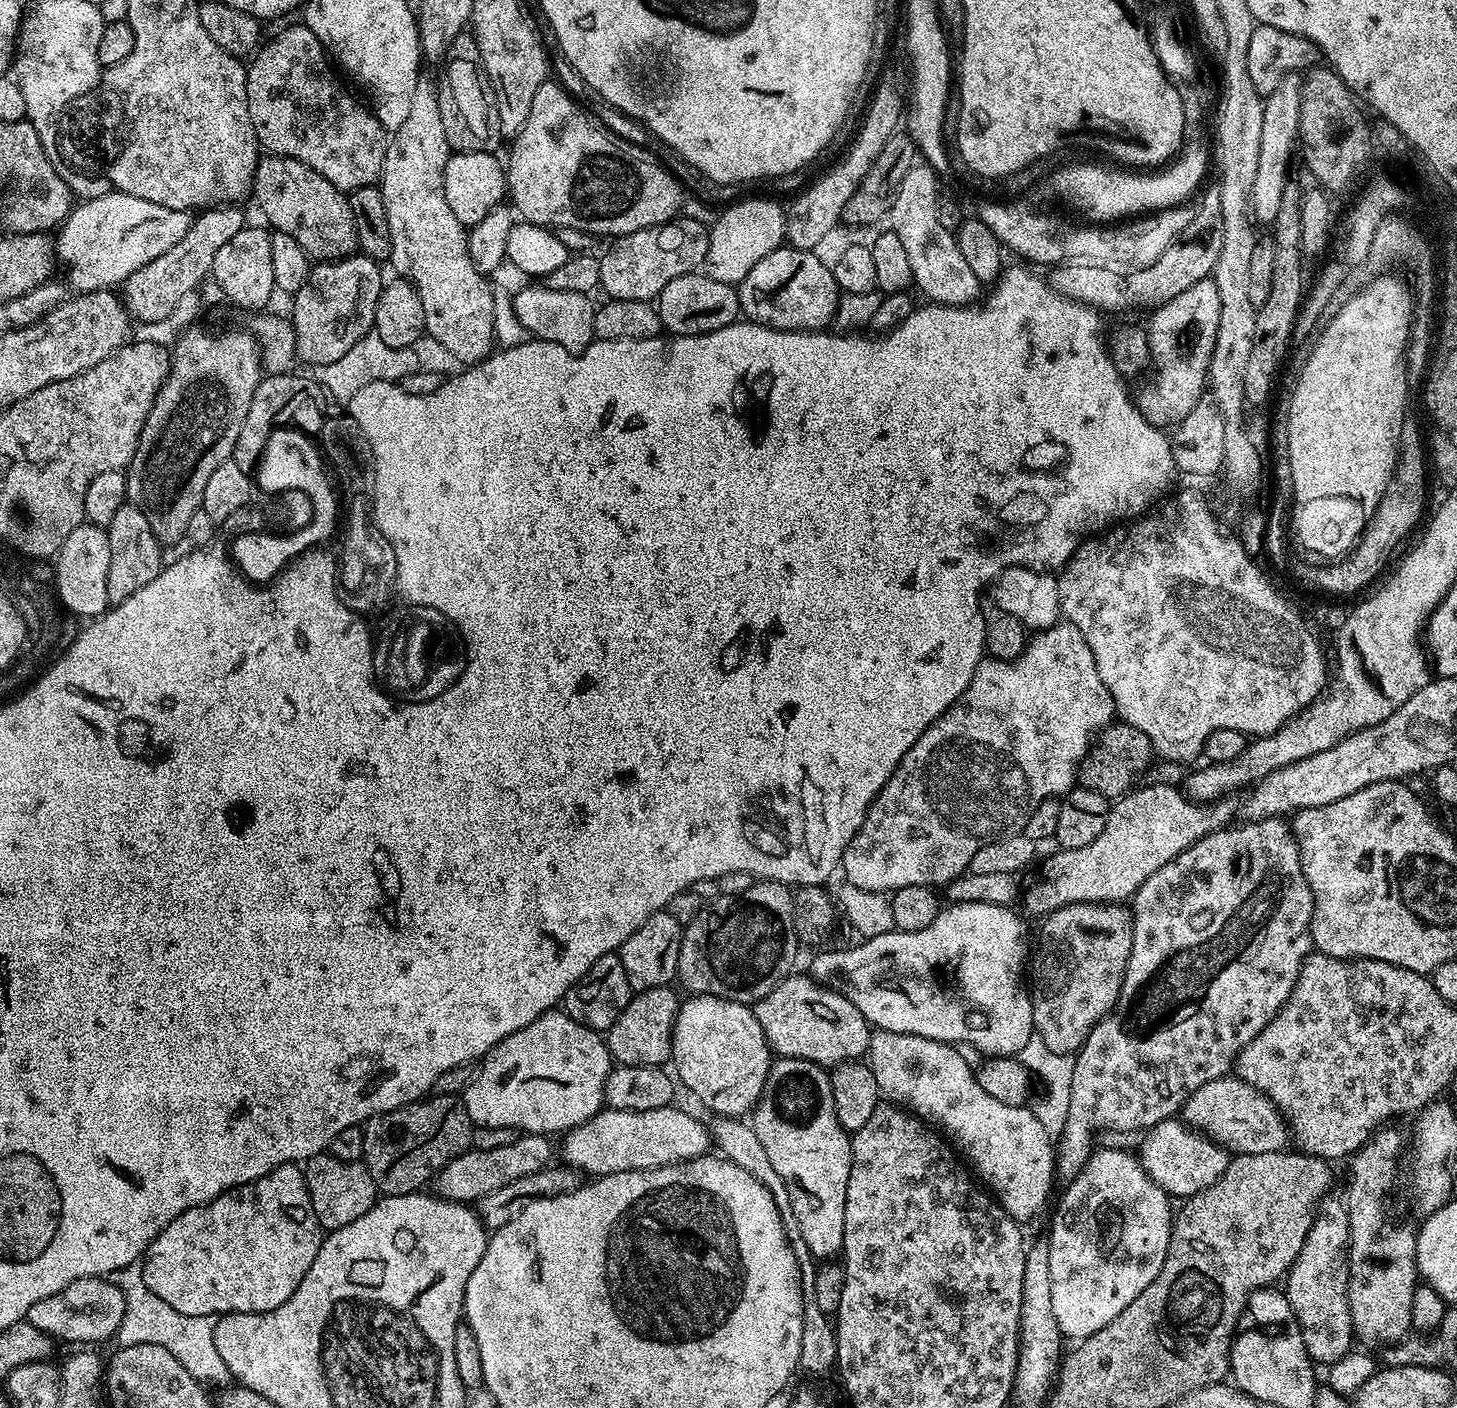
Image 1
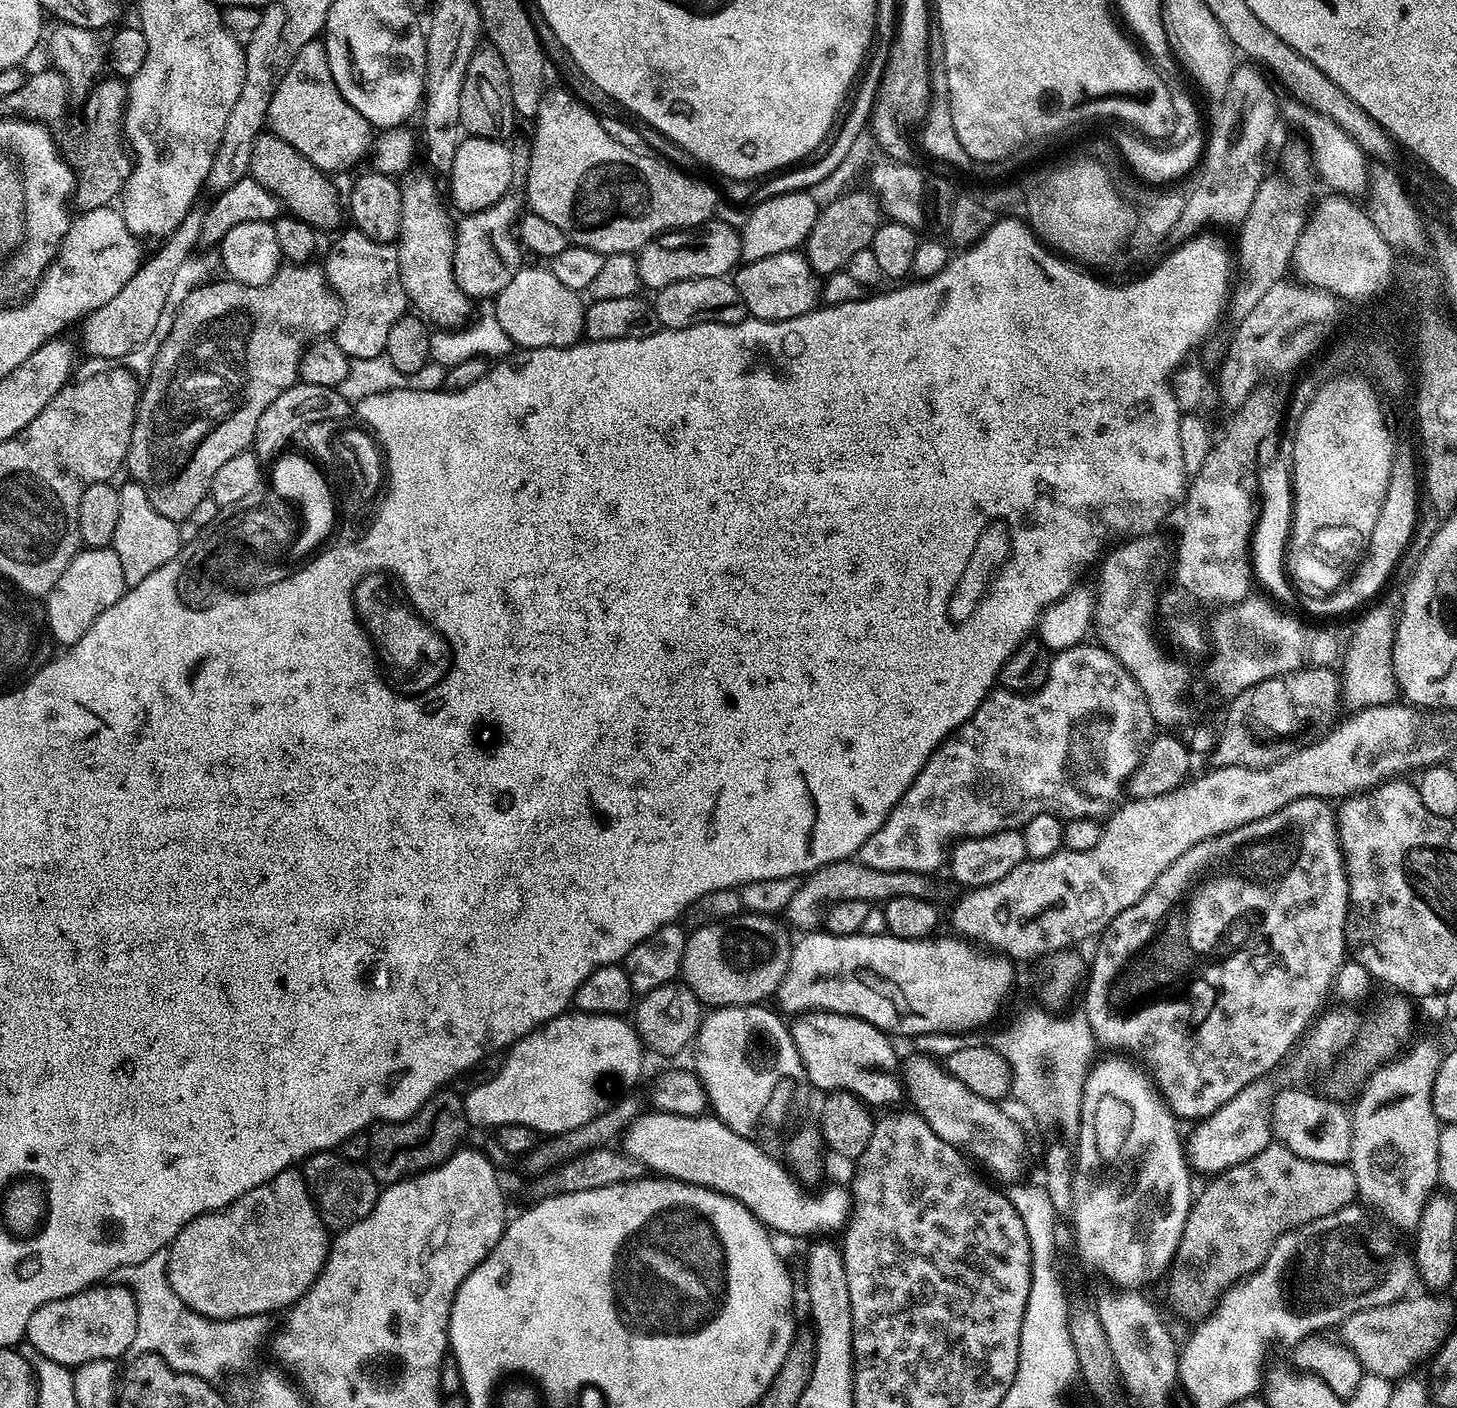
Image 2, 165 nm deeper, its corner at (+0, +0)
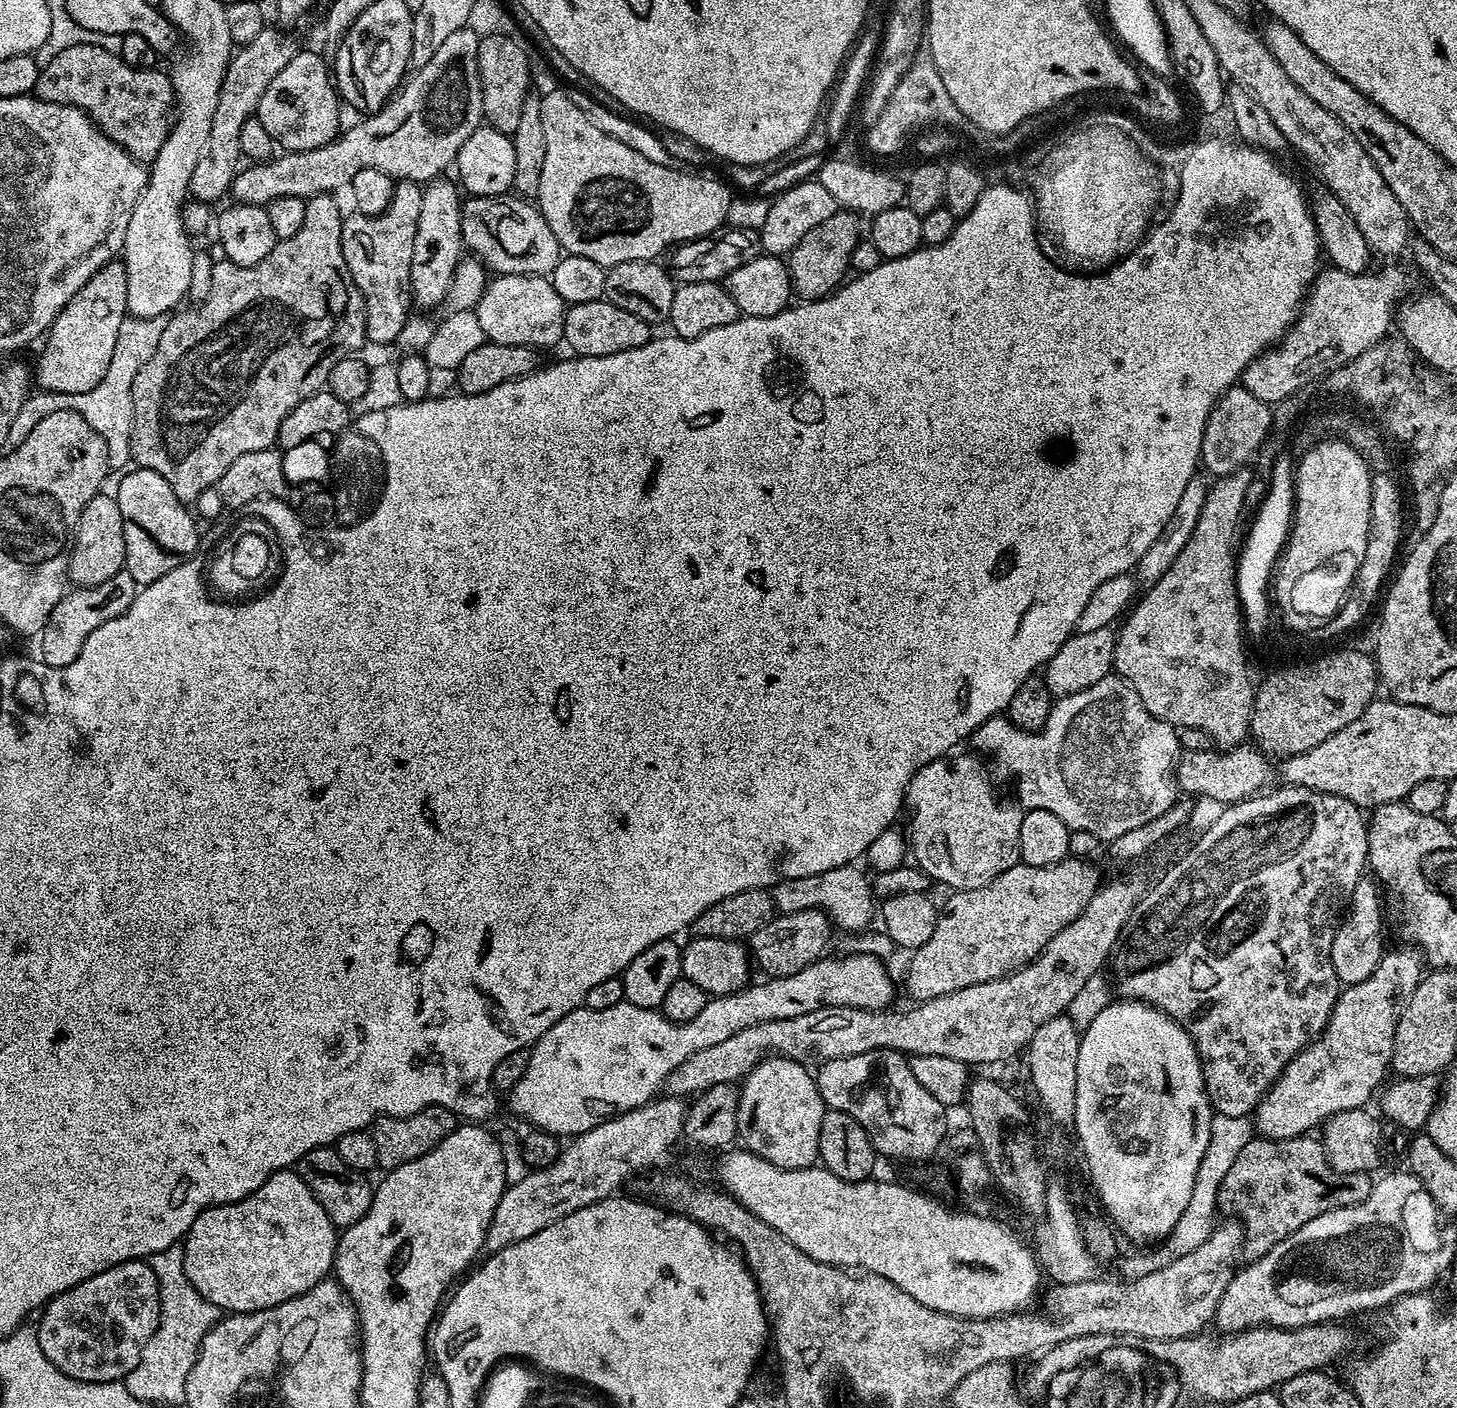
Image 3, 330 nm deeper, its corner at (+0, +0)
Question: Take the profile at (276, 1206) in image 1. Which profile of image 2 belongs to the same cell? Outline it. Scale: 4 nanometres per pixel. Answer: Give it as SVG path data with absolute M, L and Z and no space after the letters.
M290 1167L282 1170L282 1174L270 1178L262 1186L254 1186L254 1190L242 1194L233 1204L227 1204L225 1208L220 1208L217 1212L203 1212L198 1218L194 1218L194 1222L190 1222L183 1228L167 1247L168 1281L174 1294L178 1294L178 1298L182 1298L182 1302L186 1302L186 1306L190 1306L190 1310L203 1316L209 1316L211 1320L233 1320L239 1316L276 1314L279 1308L281 1310L291 1308L310 1290L310 1286L316 1281L320 1271L324 1269L329 1247L329 1229L325 1228L322 1218L317 1214L315 1206L312 1205L312 1195L308 1192L303 1171Z

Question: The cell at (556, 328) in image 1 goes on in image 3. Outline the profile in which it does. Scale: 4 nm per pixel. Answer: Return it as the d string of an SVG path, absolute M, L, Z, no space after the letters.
M497 275L489 279L474 311L485 337L493 344L545 350L554 347L559 340L561 343L566 336L566 305L547 275Z

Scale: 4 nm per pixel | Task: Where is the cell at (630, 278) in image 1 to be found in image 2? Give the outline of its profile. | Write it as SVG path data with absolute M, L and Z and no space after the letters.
M718 219L691 230L673 230L657 236L636 256L636 270L645 289L659 290L686 278L727 277L741 263L740 233Z

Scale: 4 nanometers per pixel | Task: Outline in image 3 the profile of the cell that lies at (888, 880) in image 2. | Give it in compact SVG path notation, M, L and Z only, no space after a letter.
M822 908L777 914L750 937L750 956L755 967L757 964L765 972L765 977L798 974L798 970L821 959L823 952L820 951L827 946L831 932L834 932L834 925Z

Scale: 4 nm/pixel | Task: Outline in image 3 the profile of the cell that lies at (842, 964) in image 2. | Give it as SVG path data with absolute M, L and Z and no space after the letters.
M865 952L845 955L845 960L821 958L810 966L798 970L798 974L773 976L765 984L749 983L738 992L728 996L714 996L689 1024L676 1024L667 1020L663 1011L654 1008L634 1006L627 1002L610 1006L606 1010L594 1010L587 1006L576 1008L566 1018L554 1022L542 1038L531 1045L532 1057L512 1091L507 1093L506 1104L512 1107L516 1116L529 1120L533 1129L551 1132L557 1138L575 1138L581 1132L598 1126L611 1116L621 1116L647 1104L663 1089L664 1080L675 1068L682 1066L690 1054L706 1050L706 1046L718 1046L726 1038L734 1038L738 1030L778 1018L798 1018L798 1014L810 1014L810 1010L823 1008L871 1008L884 1010L892 1000L892 976L883 959L867 956Z

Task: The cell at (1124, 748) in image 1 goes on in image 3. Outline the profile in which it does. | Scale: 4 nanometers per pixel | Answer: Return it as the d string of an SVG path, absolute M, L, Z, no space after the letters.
M1245 742L1239 744L1237 748L1211 752L1184 752L1179 757L1178 763L1174 769L1176 782L1181 793L1189 792L1192 796L1205 796L1208 800L1217 800L1217 805L1227 806L1237 804L1240 800L1249 800L1251 796L1257 795L1265 787L1271 776L1274 776L1274 768L1271 768L1269 757L1265 756L1259 748L1251 743Z

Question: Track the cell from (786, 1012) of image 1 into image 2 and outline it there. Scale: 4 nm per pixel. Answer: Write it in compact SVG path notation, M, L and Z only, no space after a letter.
M811 1010L808 1012L801 1012L795 1017L796 1021L791 1021L790 1031L792 1034L792 1041L794 1046L798 1050L798 1058L802 1062L804 1067L804 1075L806 1077L807 1083L812 1083L814 1087L821 1088L821 1093L827 1094L829 1092L850 1092L855 1096L859 1097L860 1100L863 1100L865 1104L869 1106L877 1106L876 1104L892 1104L896 1099L901 1099L902 1096L902 1076L898 1068L898 1060L896 1064L896 1052L892 1049L893 1041L890 1039L889 1033L883 1032L881 1028L875 1028L870 1022L866 1022L862 1018L857 1016L847 1016L846 1014L838 1014L837 1012L818 1012Z

